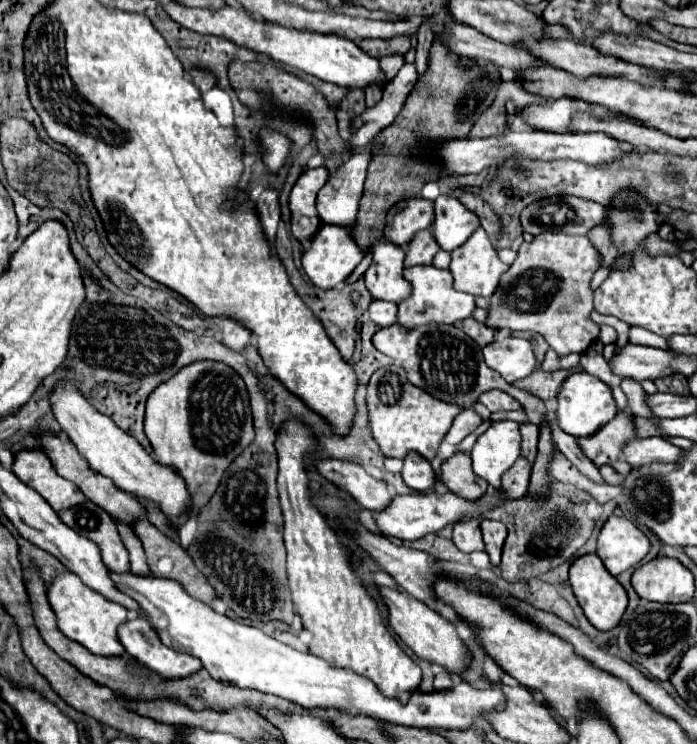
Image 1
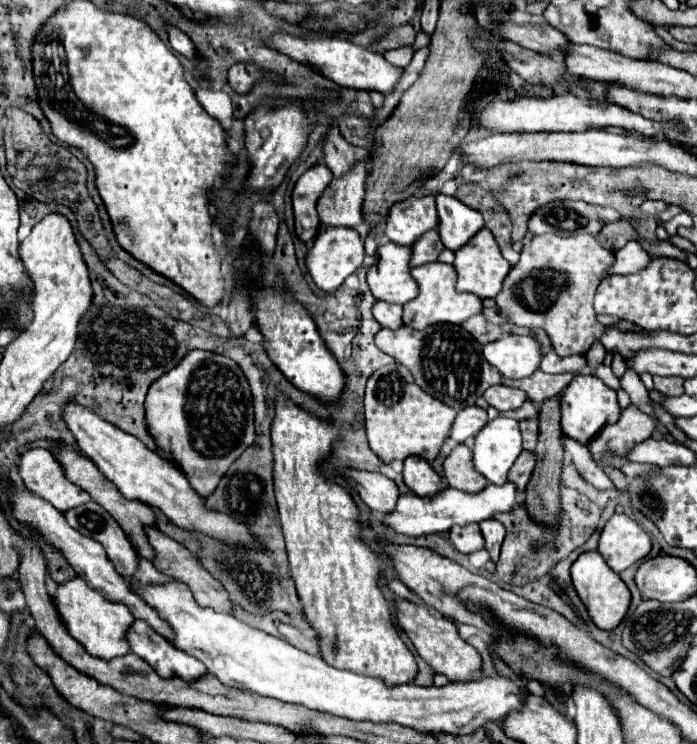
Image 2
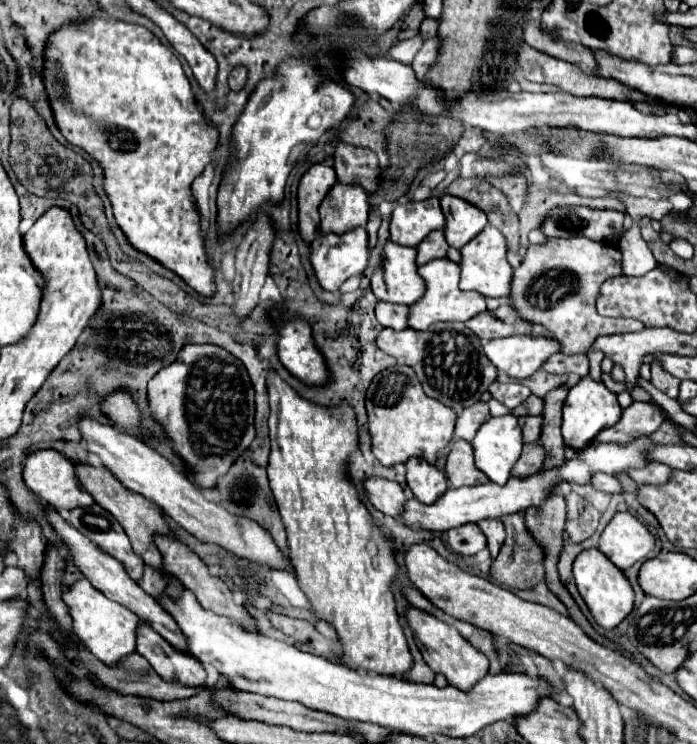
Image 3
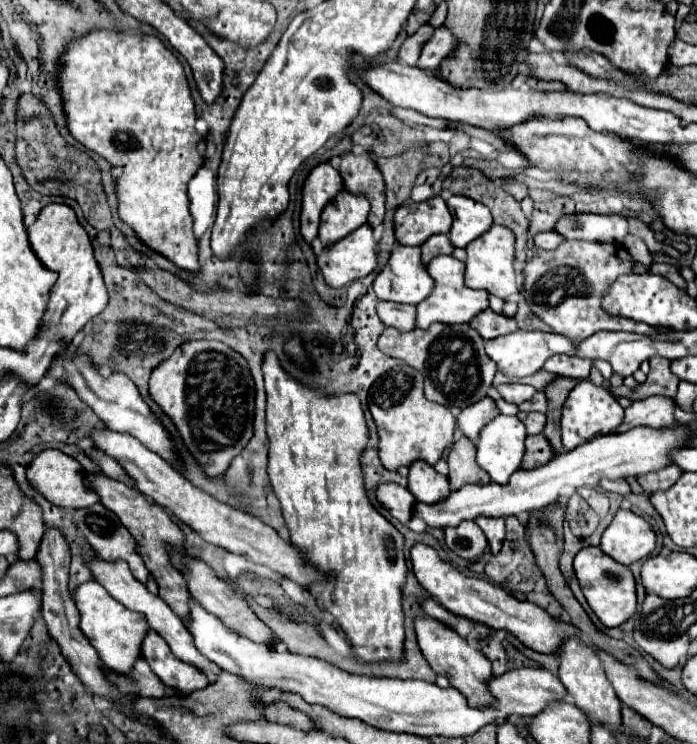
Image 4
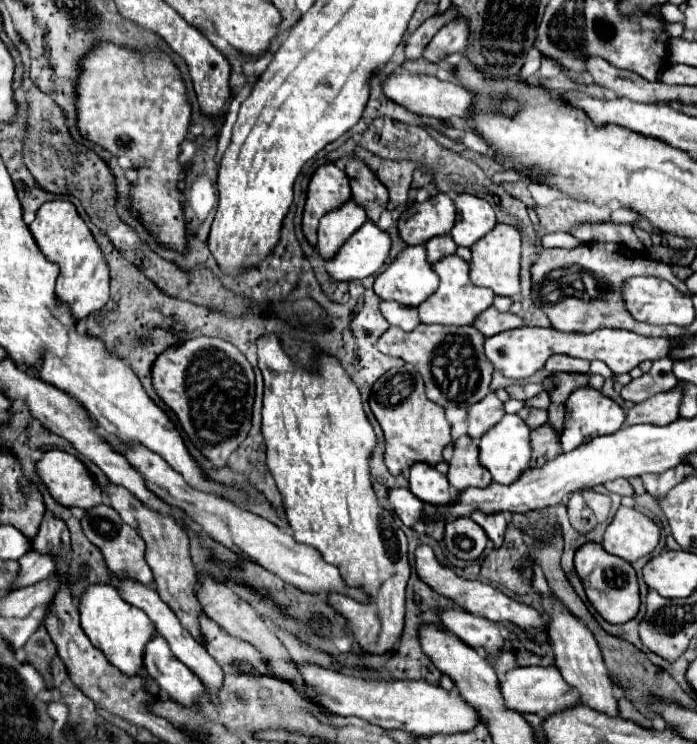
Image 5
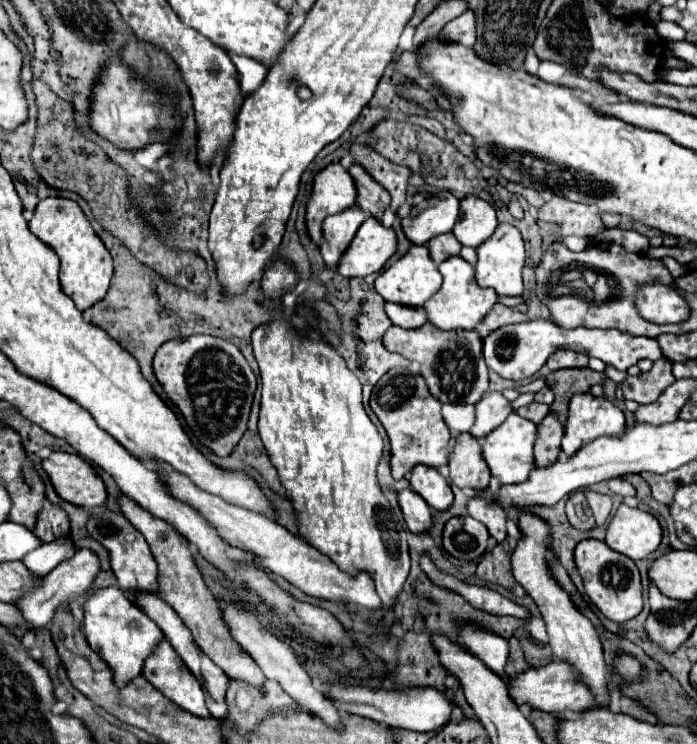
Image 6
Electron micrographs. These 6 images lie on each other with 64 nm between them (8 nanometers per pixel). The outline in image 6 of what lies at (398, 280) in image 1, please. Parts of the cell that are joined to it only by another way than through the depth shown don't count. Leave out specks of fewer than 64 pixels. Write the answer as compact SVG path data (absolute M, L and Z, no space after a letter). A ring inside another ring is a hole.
M412 246L406 256L402 256L398 262L394 262L390 268L386 268L378 278L376 278L376 292L396 304L404 306L422 306L432 294L438 292L442 284L442 276L436 268L436 264L430 258L430 252L426 246Z

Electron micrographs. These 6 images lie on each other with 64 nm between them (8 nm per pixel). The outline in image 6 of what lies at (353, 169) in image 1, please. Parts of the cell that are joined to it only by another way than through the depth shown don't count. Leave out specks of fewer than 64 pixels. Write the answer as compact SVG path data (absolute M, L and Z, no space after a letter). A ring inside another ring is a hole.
M352 208L324 220L324 244L320 246L320 252L330 270L338 268L344 252L348 250L364 220L366 216L360 208Z

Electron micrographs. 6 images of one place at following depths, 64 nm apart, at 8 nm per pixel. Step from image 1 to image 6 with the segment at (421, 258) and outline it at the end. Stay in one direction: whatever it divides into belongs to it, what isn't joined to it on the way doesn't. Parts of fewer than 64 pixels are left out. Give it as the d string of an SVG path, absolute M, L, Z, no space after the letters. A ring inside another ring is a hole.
M452 232L436 236L428 242L428 250L430 250L434 264L442 264L446 258L460 254L460 248L462 248L462 244L458 242L458 238Z

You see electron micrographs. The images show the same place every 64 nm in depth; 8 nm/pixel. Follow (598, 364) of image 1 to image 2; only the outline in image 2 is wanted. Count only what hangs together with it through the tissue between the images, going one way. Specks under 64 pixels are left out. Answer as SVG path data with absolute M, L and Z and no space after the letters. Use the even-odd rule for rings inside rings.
M600 364L598 370L596 370L596 376L598 376L608 388L612 388L612 390L618 390L618 388L620 388L620 380L612 374L612 368L610 368L610 366Z

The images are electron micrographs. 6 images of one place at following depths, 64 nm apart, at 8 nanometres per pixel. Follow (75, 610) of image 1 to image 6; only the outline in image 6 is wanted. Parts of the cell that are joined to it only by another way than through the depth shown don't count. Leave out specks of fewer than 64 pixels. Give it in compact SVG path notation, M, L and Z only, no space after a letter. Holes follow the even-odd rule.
M118 586L102 588L86 600L84 634L90 648L110 666L118 688L124 688L124 684L142 674L146 658L154 654L158 644L164 640L164 632L160 632L160 628L136 604L132 604Z

